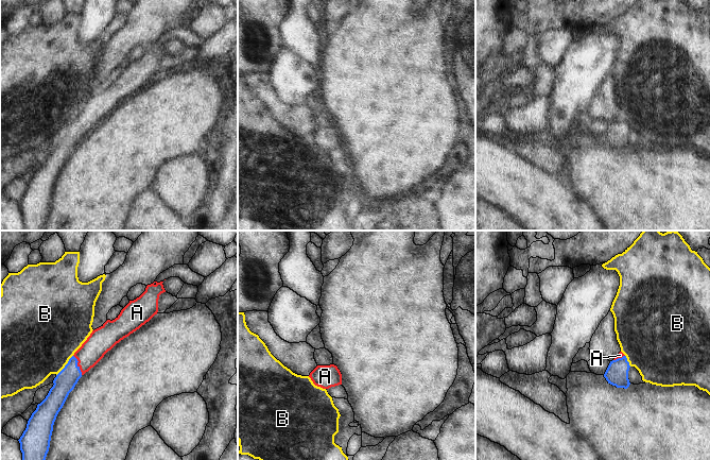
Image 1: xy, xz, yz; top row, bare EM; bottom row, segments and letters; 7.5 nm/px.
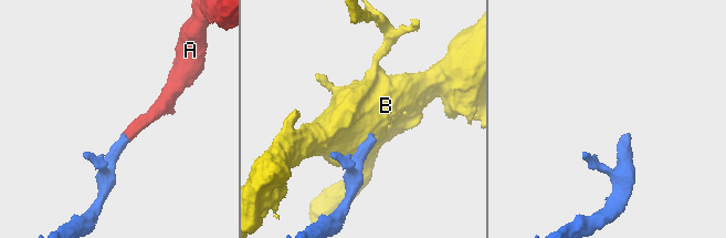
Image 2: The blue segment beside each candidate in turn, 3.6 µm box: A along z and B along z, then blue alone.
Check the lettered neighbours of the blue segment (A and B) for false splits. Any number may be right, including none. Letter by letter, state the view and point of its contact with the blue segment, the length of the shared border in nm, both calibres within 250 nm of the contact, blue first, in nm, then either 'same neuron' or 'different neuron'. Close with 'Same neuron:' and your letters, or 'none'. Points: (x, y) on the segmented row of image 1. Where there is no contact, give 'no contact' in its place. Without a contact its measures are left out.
A: xy (76, 364) | 170 nm | 160/190 nm | same neuron
B: xy (65, 365) | 200 nm | 160/500 nm | different neuron
Same neuron: A

